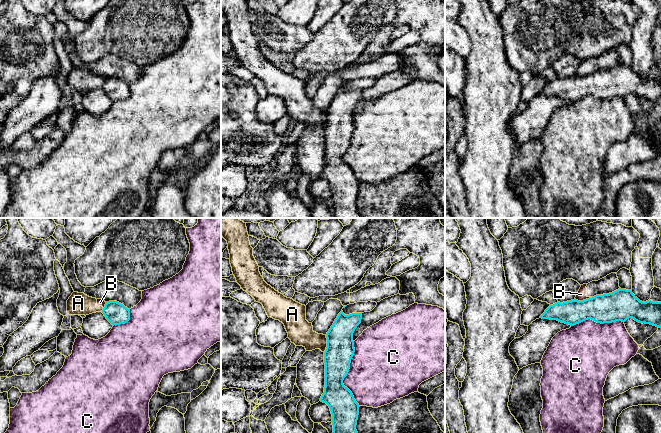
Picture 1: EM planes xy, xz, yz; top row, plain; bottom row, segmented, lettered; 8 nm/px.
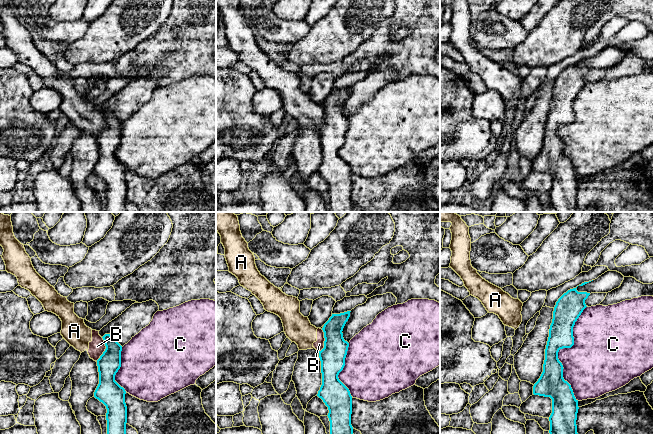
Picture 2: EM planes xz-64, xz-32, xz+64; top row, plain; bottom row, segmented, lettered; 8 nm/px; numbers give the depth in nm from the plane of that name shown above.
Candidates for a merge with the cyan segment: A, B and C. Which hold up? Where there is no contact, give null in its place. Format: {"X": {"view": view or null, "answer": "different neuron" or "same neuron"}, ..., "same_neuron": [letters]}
{"A": {"view": "xz", "answer": "different neuron"}, "B": {"view": "yz", "answer": "different neuron"}, "C": {"view": "xz", "answer": "different neuron"}, "same_neuron": []}

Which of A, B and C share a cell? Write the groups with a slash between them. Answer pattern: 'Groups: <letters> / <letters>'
Groups: A B / C

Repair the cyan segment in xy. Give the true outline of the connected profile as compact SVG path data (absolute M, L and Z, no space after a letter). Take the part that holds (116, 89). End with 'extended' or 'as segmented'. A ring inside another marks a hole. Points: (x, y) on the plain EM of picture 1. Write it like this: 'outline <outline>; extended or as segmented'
outline M117 77L106 78L102 89L113 102L125 100L130 96L130 85Z; as segmented

